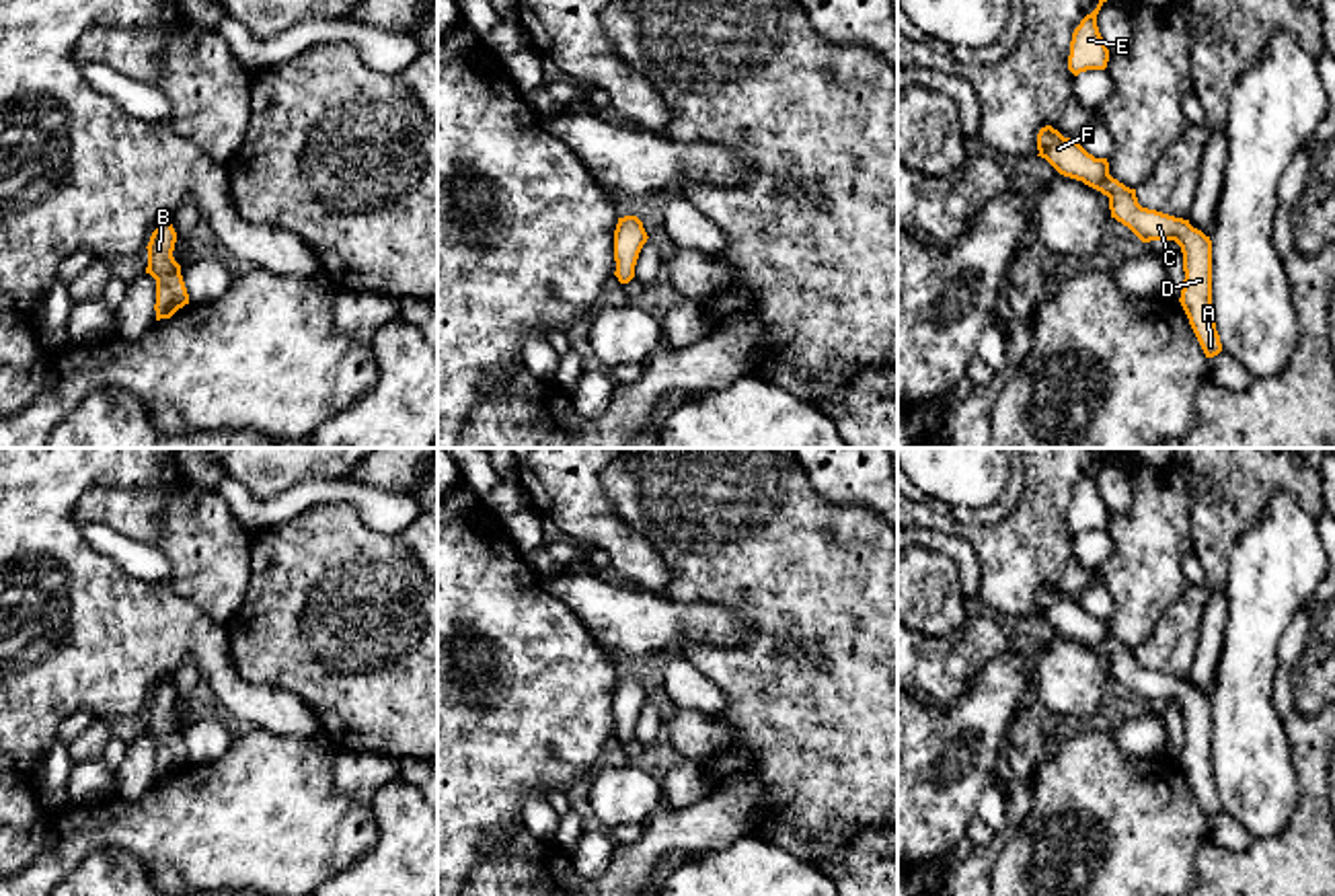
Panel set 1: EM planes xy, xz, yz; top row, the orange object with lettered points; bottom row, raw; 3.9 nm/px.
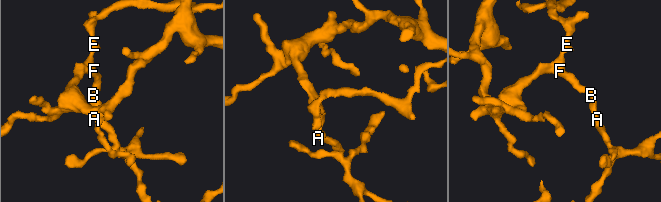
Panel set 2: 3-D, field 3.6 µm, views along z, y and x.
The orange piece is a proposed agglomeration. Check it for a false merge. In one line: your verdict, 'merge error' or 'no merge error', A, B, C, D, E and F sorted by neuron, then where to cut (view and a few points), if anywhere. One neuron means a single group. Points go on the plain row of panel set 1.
no merge error; groups A B C D E F; cut none

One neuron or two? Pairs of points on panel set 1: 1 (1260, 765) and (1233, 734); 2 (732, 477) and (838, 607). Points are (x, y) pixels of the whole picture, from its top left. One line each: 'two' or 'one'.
1: one
2: one

